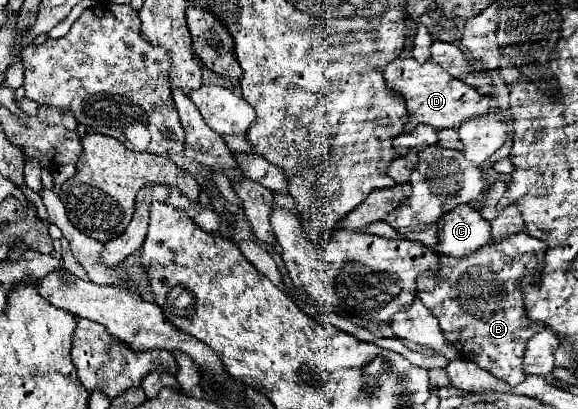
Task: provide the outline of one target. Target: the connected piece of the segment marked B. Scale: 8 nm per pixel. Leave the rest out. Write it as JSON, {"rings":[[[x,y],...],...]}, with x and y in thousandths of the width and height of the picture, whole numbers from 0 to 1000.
{"rings":[[[889,570],[872,589],[848,589],[799,633],[761,623],[758,667],[737,663],[737,672],[720,682],[727,736],[758,775],[768,824],[789,848],[796,873],[820,883],[879,941],[907,932],[907,848],[917,824],[941,804],[941,790],[913,780],[903,711],[907,677],[924,672],[924,697],[934,687],[927,667],[938,653],[941,619],[945,594],[913,570]]]}

